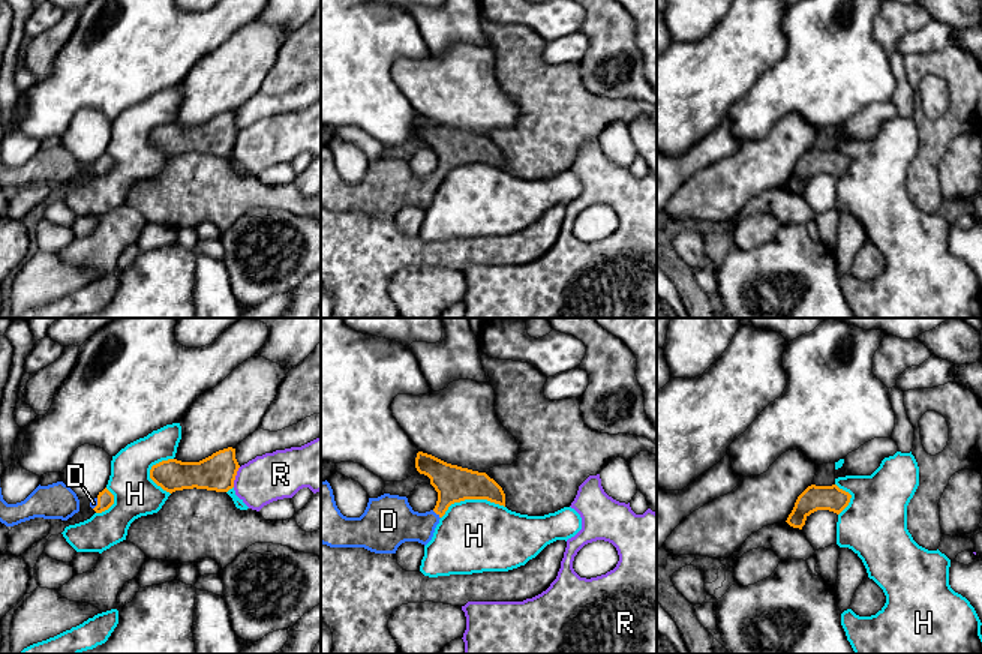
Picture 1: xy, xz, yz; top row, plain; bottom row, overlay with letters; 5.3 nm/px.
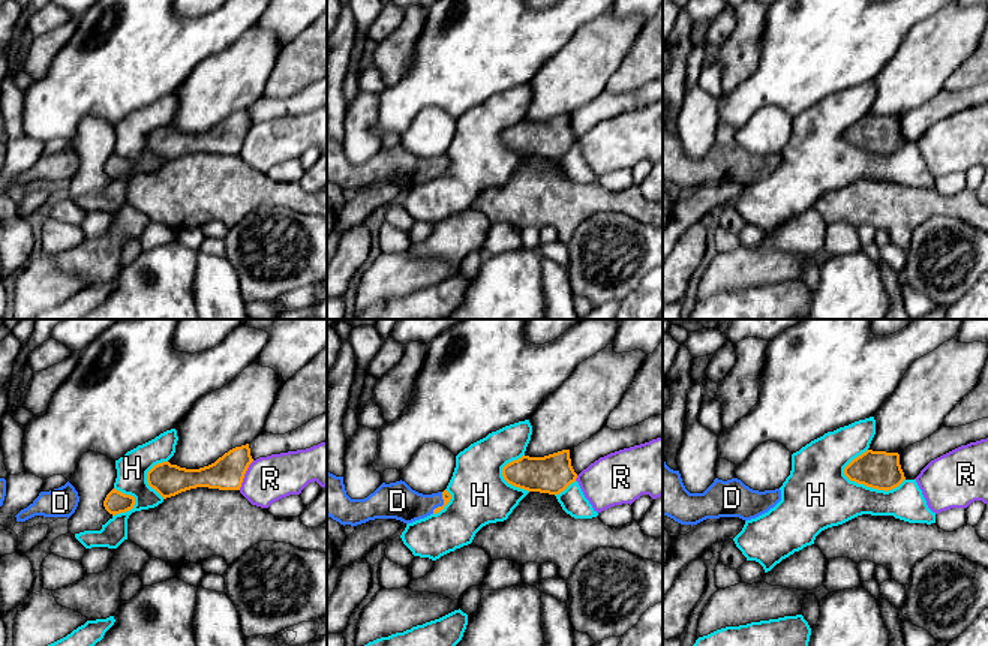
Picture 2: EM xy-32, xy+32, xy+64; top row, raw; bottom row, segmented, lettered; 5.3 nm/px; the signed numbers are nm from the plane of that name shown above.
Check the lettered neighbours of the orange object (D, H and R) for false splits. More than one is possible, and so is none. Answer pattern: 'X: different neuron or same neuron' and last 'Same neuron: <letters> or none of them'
D: same neuron
H: different neuron
R: different neuron
Same neuron: D

